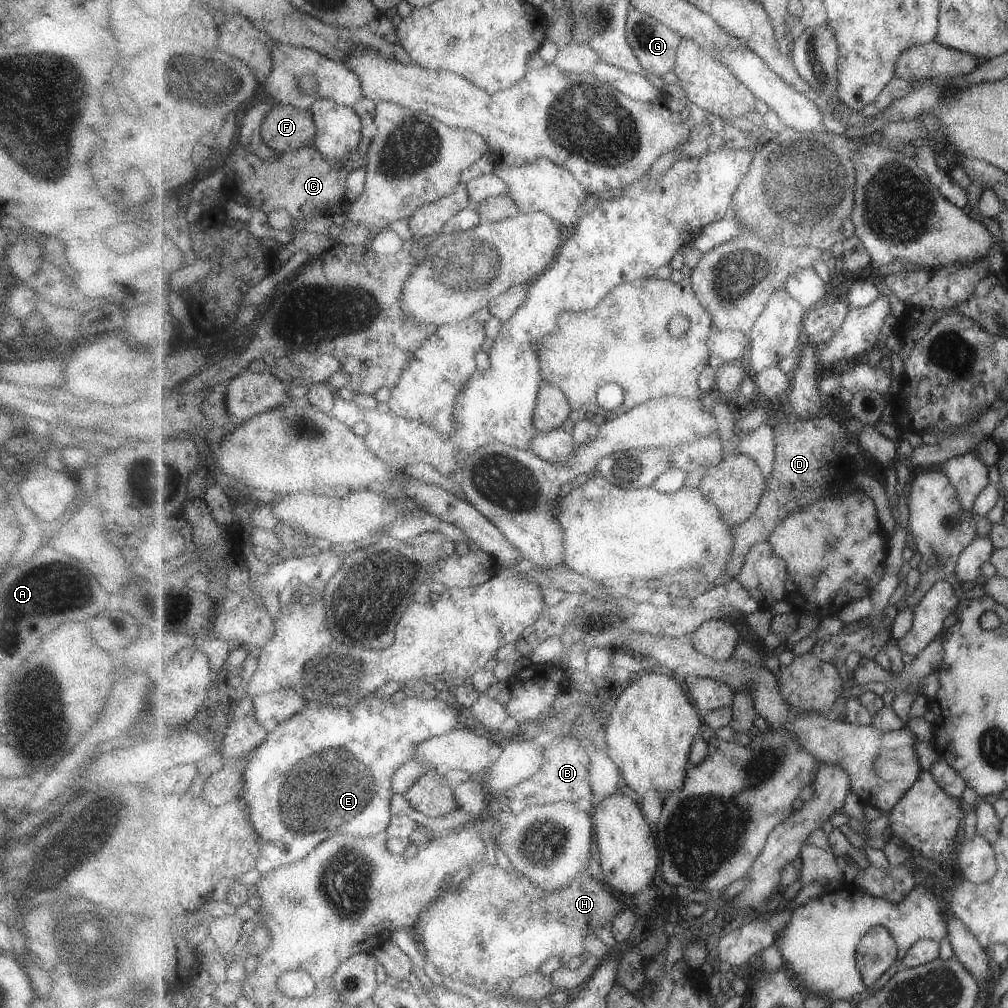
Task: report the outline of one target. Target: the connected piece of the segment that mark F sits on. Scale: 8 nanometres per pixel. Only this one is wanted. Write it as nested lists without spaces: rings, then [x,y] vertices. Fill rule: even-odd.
[[[275,104],[263,121],[263,142],[281,155],[313,146],[315,140],[316,119],[310,110]]]

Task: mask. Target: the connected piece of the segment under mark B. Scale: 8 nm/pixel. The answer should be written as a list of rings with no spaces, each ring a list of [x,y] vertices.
[[[579,735],[564,738],[557,744],[546,747],[545,760],[541,770],[527,780],[517,783],[507,789],[507,796],[513,800],[521,800],[527,806],[548,805],[559,801],[576,803],[577,800],[593,801],[592,786],[590,783],[590,754],[587,744],[577,740]]]

